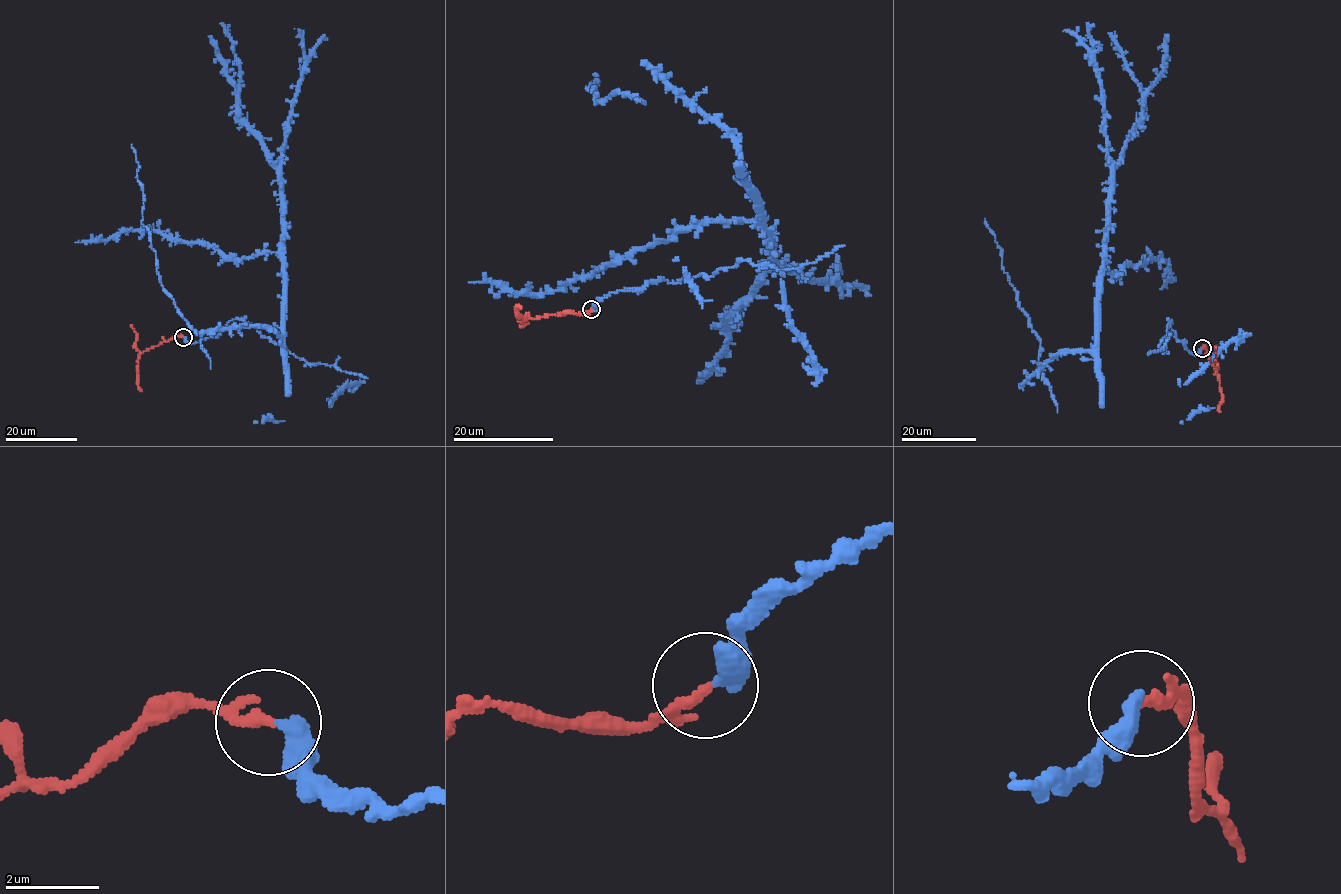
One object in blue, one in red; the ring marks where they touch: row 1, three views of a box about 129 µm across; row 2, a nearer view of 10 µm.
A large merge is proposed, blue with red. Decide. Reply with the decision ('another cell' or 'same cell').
another cell

